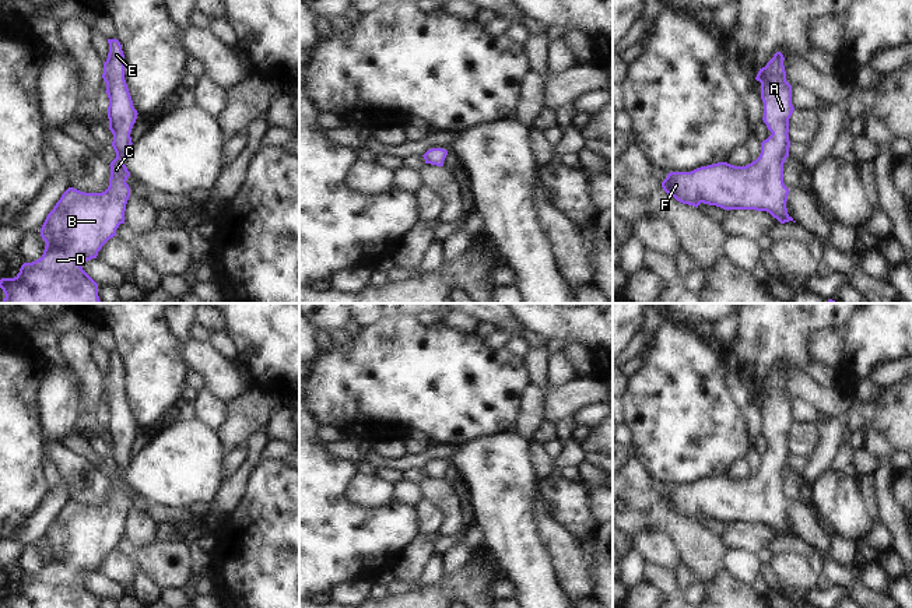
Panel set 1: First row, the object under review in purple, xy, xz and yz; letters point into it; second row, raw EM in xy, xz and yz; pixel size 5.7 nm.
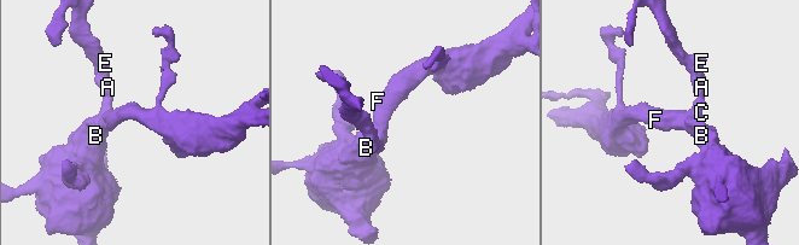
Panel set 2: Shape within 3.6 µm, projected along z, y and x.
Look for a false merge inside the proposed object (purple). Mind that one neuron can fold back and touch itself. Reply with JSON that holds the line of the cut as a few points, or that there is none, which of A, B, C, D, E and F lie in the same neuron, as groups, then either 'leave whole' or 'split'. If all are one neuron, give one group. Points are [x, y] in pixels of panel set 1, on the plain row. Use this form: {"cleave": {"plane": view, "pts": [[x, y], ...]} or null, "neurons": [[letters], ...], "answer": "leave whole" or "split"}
{"cleave": null, "neurons": [["A", "B", "C", "D", "E", "F"]], "answer": "leave whole"}

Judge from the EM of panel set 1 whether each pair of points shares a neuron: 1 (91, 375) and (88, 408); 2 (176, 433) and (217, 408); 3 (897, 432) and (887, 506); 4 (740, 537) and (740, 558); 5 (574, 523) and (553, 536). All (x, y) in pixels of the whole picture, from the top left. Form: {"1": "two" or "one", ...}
{"1": "one", "2": "two", "3": "two", "4": "two", "5": "two"}

